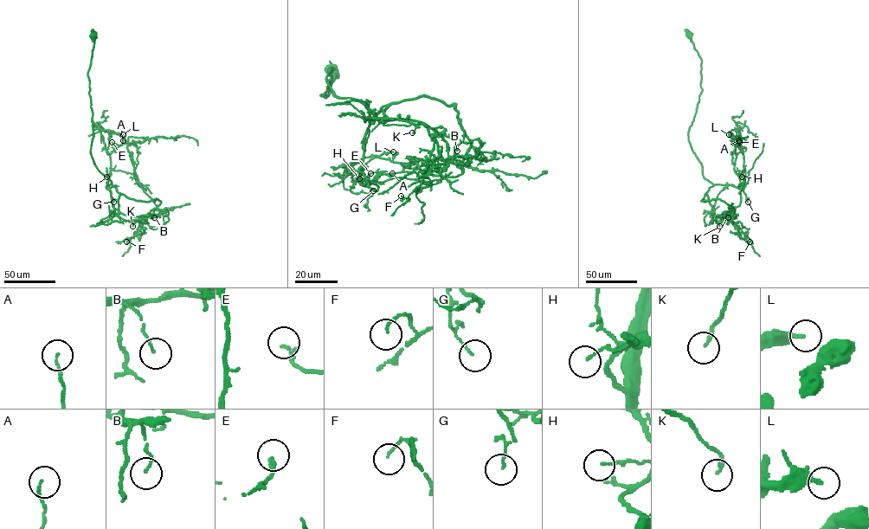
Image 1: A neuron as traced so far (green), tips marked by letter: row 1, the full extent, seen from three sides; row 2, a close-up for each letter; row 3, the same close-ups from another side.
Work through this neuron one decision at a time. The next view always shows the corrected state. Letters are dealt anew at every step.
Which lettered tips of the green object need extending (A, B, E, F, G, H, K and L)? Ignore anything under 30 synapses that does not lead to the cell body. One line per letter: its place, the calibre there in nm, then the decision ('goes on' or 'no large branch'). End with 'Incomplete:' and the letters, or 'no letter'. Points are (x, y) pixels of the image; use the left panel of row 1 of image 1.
A: place (123, 140); calibre 100 nm; no large branch
B: place (154, 217); calibre 90 nm; no large branch
E: place (112, 142); calibre 200 nm; no large branch
F: place (126, 241); calibre 90 nm; no large branch
G: place (113, 202); calibre 100 nm; no large branch
H: place (106, 177); calibre 110 nm; no large branch
K: place (132, 226); calibre 170 nm; no large branch
L: place (123, 134); calibre 280 nm; no large branch
Incomplete: no letter

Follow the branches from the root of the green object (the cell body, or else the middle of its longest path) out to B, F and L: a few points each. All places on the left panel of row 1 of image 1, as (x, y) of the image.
B: (93, 34), (87, 74), (91, 156), (119, 193), (119, 212), (154, 217)
F: (93, 34), (87, 74), (90, 153), (119, 193), (119, 211), (143, 216), (138, 230), (126, 241)
L: (93, 34), (87, 74), (90, 153), (97, 169), (111, 181), (106, 187), (109, 138), (123, 134)

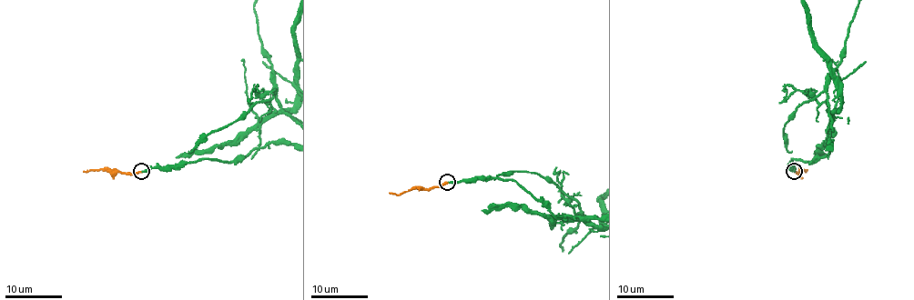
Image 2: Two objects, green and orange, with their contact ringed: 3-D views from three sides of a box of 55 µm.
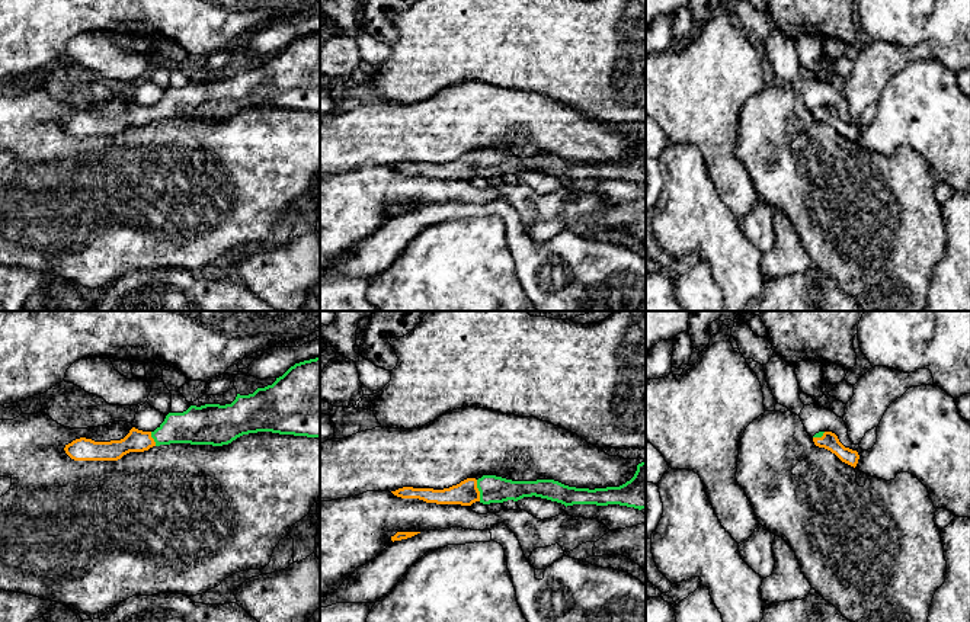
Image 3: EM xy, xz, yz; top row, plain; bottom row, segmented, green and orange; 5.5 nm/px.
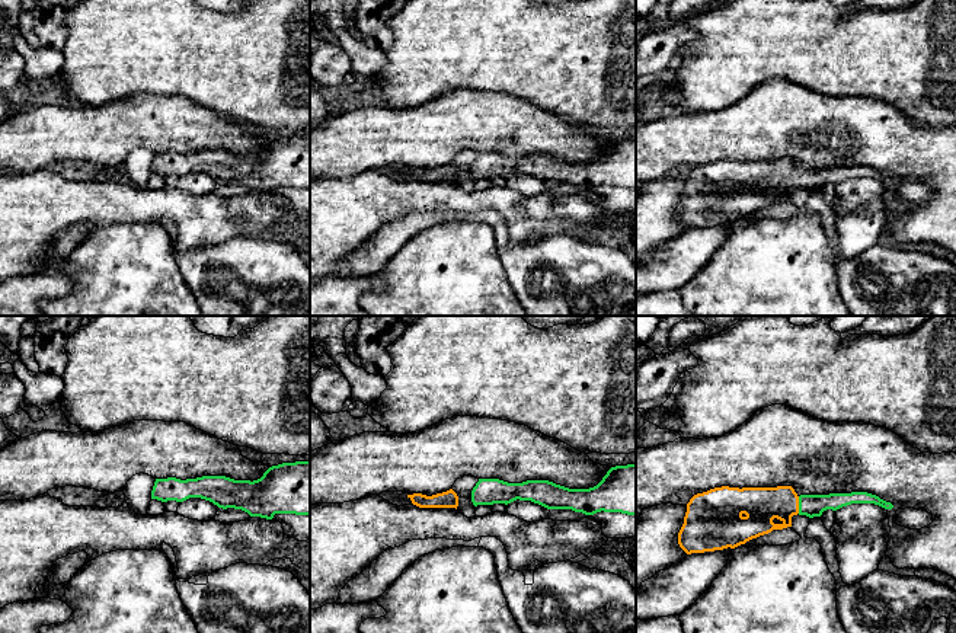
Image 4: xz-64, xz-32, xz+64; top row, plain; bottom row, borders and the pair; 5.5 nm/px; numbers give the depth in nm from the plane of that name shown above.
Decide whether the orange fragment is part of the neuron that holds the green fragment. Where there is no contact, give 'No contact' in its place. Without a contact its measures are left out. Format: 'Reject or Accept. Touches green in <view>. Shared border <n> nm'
Accept. Touches green in xz. Shared border 120 nm

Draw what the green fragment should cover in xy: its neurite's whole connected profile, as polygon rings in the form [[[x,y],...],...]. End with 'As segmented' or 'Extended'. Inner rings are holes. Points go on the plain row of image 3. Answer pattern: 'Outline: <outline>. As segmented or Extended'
Outline: [[[320,32],[295,38],[272,60],[257,62],[249,70],[237,68],[231,78],[191,80],[183,87],[169,87],[154,106],[132,102],[124,113],[111,116],[80,112],[65,119],[64,125],[74,135],[118,135],[129,126],[144,126],[153,121],[170,118],[223,121],[243,109],[257,106],[320,112]]]. Extended

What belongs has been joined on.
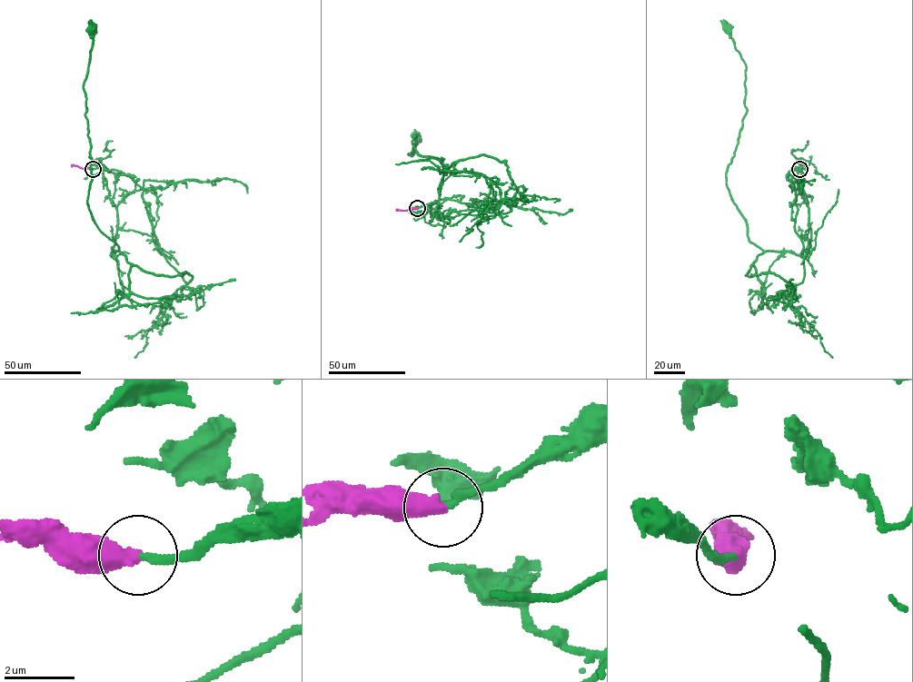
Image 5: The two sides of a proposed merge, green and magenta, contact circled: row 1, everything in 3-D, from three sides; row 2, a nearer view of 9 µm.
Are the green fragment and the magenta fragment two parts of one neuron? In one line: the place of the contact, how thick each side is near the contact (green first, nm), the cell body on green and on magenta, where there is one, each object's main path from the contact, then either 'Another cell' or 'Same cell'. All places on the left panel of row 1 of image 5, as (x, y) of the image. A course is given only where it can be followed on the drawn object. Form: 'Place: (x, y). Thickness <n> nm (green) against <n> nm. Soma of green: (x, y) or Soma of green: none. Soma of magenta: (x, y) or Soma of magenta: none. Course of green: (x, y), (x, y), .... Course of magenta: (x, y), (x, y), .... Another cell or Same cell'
Place: (93, 169). Thickness 220 nm (green) against 480 nm. Soma of green: (92, 28). Soma of magenta: none. Course of green: (93, 169), (124, 174), (111, 199), (112, 255), (118, 245), (87, 202), (84, 84), (92, 27). Course of magenta: (93, 169), (71, 166). Same cell

